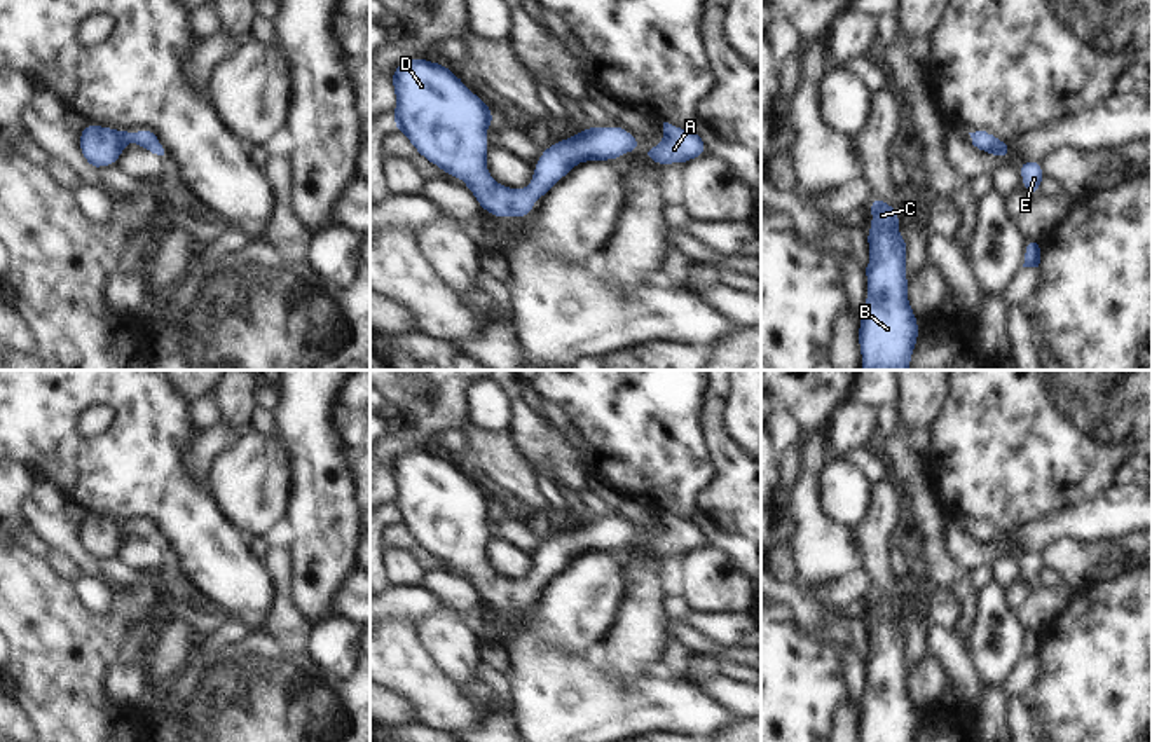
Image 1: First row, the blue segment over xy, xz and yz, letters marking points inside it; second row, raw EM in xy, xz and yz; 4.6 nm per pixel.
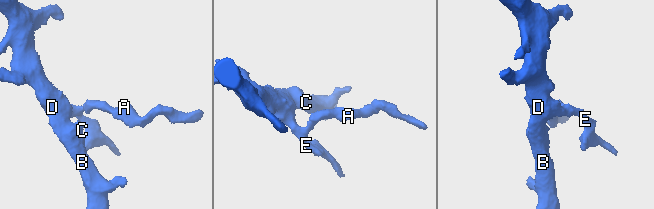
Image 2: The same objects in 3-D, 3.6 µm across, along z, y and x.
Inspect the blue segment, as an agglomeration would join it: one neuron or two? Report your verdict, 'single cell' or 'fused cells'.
single cell

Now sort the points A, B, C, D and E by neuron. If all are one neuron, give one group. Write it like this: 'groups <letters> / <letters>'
groups A B C D E

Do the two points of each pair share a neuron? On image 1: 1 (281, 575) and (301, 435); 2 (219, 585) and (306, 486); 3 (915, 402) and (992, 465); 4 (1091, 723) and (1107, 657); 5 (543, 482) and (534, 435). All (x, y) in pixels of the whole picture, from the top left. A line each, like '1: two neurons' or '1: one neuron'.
1: two neurons
2: two neurons
3: two neurons
4: one neuron
5: two neurons

